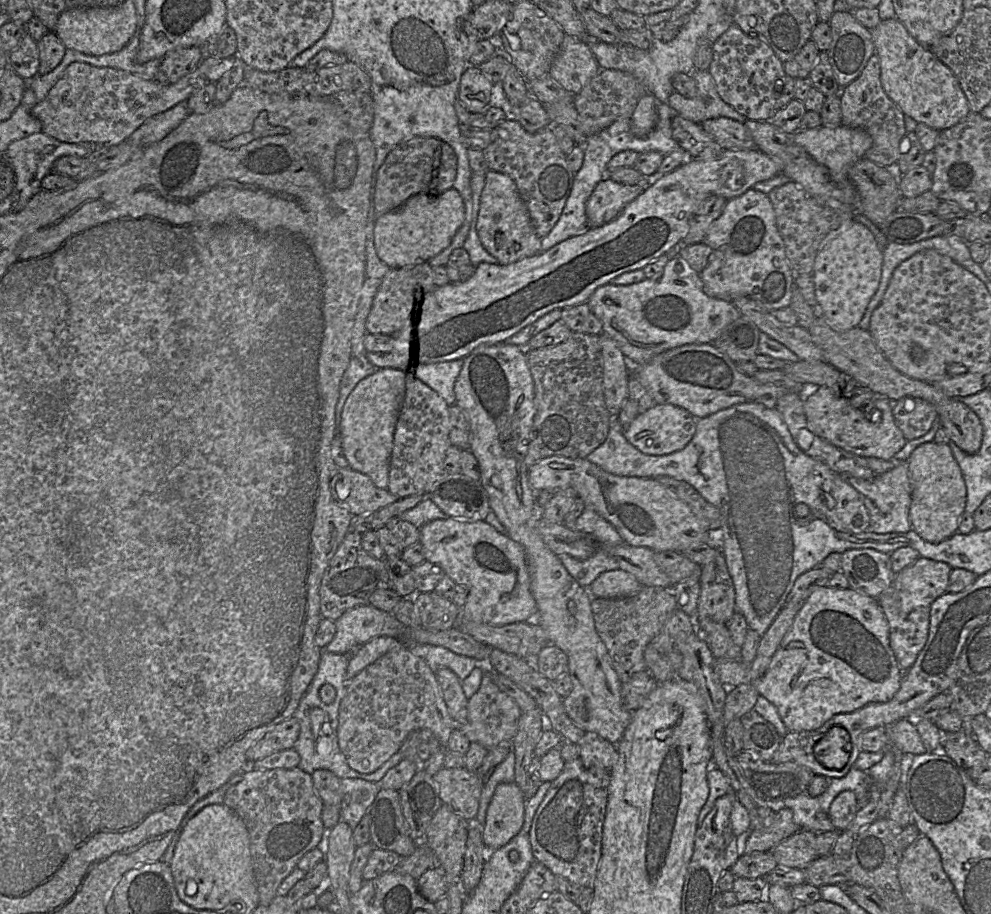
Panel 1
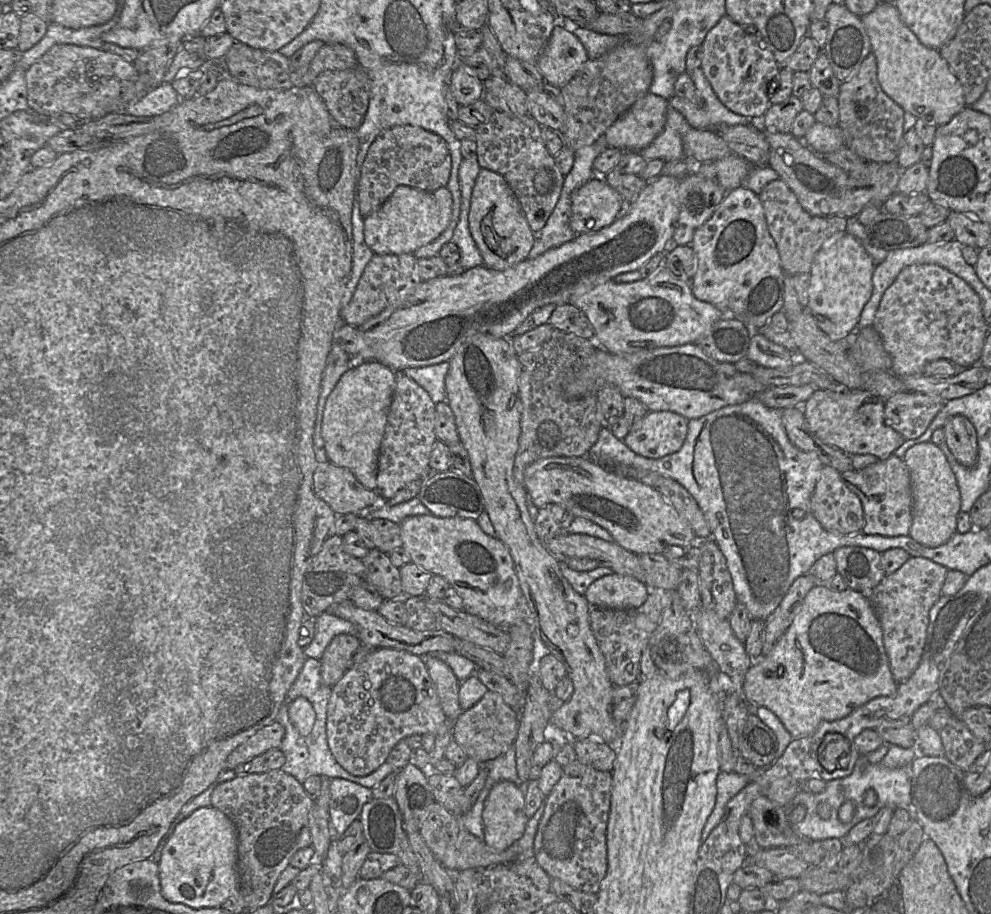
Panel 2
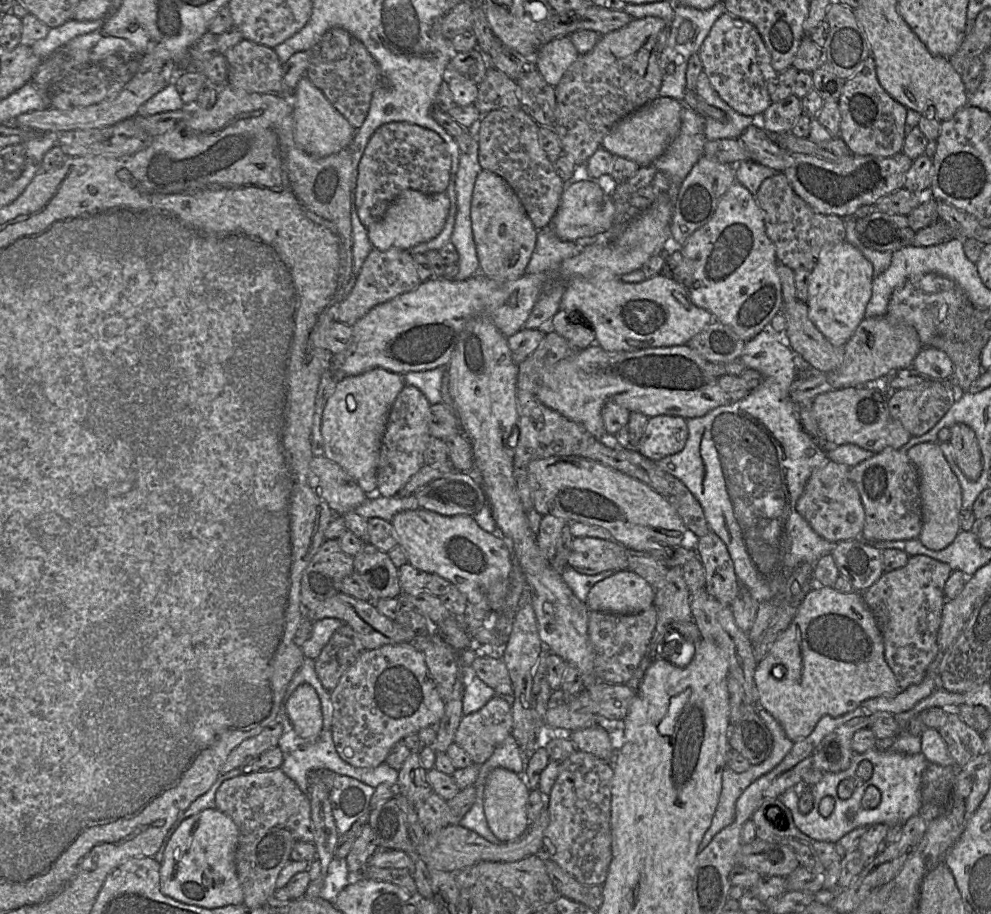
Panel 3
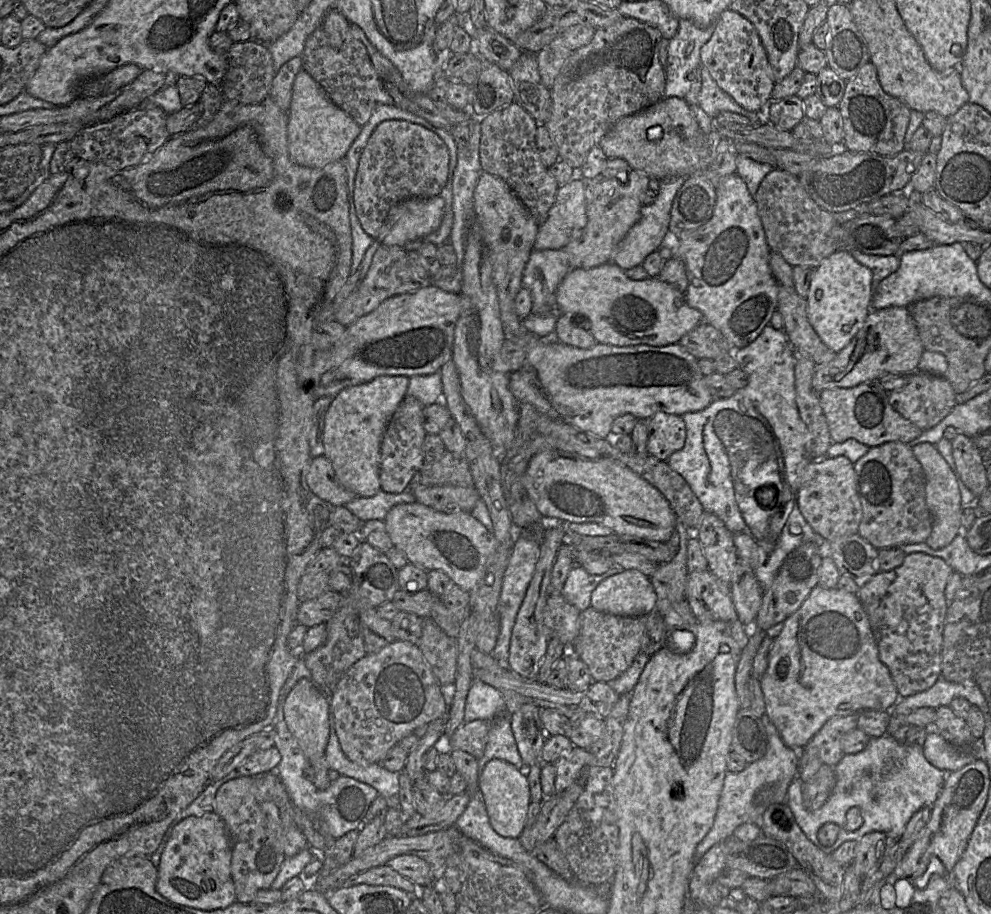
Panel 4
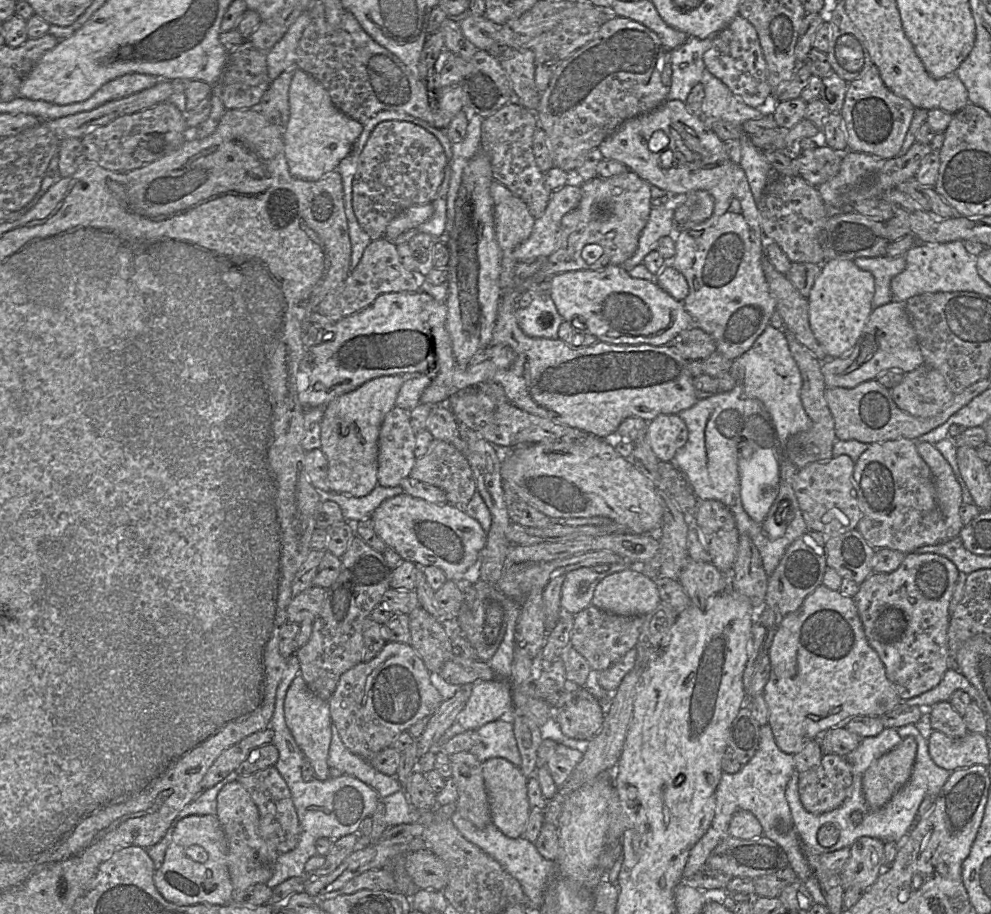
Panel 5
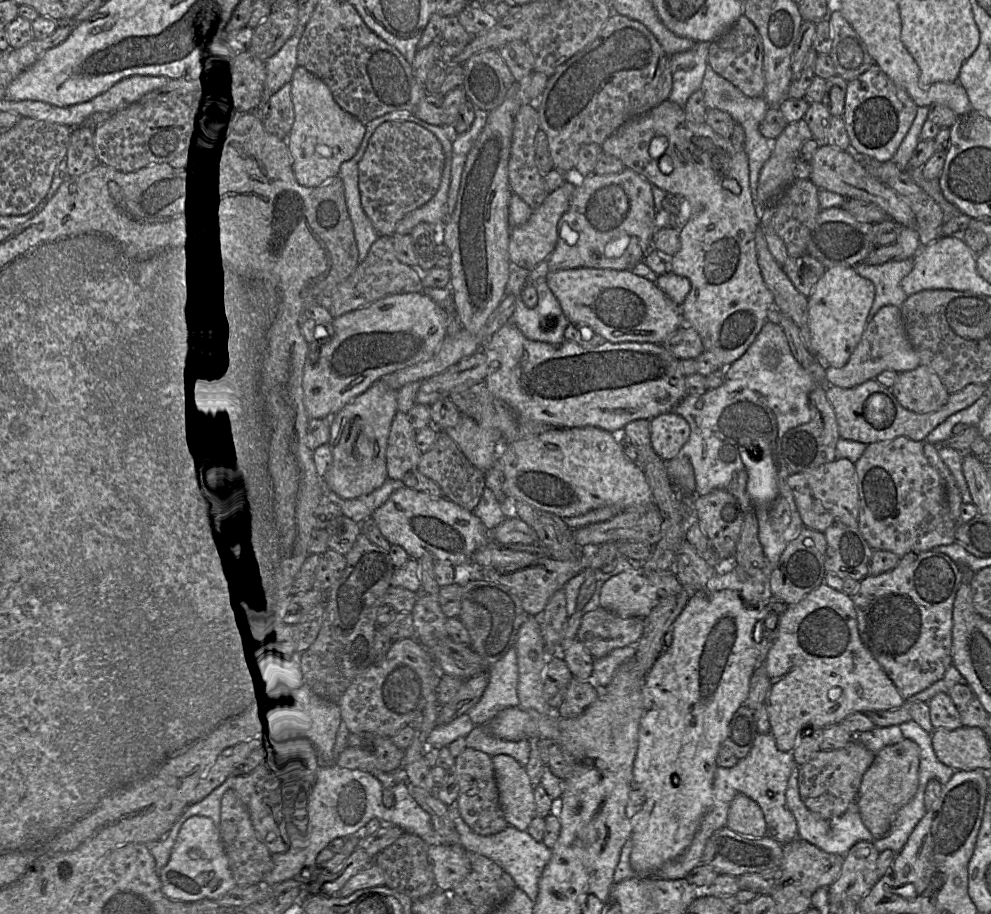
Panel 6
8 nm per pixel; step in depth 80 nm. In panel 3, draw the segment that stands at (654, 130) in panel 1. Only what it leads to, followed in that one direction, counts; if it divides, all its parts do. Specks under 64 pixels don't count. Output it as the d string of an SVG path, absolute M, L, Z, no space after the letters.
M683 105L679 133L665 152L652 163L658 172L662 172L669 177L672 187L679 187L696 162L704 156L704 145L706 142L704 131L705 117Z

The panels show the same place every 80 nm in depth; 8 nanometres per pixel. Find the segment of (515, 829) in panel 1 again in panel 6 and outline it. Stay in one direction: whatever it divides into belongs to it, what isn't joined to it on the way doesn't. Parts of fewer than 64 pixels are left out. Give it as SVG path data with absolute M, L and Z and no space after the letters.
M504 754L493 757L492 761L499 791L499 802L507 823L520 831L527 831L535 816L535 800L534 786L530 782L525 766L522 766L511 756Z

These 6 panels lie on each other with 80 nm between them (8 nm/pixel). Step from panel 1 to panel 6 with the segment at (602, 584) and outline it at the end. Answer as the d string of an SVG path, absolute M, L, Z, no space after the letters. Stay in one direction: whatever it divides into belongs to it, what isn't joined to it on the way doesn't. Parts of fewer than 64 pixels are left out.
M642 569L618 573L603 584L600 592L600 607L623 618L645 618L659 601L656 587Z

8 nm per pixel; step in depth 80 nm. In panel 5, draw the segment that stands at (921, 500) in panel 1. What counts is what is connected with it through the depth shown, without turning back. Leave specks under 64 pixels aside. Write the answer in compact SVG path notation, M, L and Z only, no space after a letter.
M920 442L917 451L929 466L935 485L936 501L946 524L945 540L948 542L959 536L964 524L960 517L963 505L962 489L949 462L934 444Z

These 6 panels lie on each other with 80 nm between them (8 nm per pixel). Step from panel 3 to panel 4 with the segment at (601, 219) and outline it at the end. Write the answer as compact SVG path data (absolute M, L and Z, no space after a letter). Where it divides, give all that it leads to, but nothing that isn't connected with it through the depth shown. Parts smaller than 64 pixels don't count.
M584 179L559 187L546 219L538 225L534 250L562 249L579 238L587 224Z

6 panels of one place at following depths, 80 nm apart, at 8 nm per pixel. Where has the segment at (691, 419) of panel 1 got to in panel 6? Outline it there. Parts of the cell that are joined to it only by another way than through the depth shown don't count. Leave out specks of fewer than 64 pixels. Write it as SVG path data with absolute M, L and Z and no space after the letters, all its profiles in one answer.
M674 412L661 414L650 420L651 446L655 453L667 462L677 457L688 441L690 425Z

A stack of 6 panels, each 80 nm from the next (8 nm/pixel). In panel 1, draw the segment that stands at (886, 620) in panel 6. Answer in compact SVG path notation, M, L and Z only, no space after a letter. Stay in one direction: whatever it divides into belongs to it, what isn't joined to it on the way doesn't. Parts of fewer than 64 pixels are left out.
M919 557L897 573L891 585L877 598L889 625L890 646L901 671L907 671L912 666L925 645L931 604L947 592L951 570L952 567L945 562Z

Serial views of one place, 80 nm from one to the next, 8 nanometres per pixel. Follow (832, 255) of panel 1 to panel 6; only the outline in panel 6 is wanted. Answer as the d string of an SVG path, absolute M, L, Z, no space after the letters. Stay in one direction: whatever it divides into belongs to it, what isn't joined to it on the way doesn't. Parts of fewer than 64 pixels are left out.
M835 266L826 269L808 296L810 351L826 367L845 366L859 343L868 323L868 314L875 296L874 284L857 274L855 267Z

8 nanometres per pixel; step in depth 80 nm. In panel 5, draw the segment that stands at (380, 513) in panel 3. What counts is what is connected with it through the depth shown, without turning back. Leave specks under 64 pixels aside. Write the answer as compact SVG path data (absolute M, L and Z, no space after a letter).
M377 485L368 495L353 497L332 491L321 491L321 501L332 501L339 505L343 517L348 523L357 523L371 519L373 512L389 498L404 493L402 487L383 487Z

